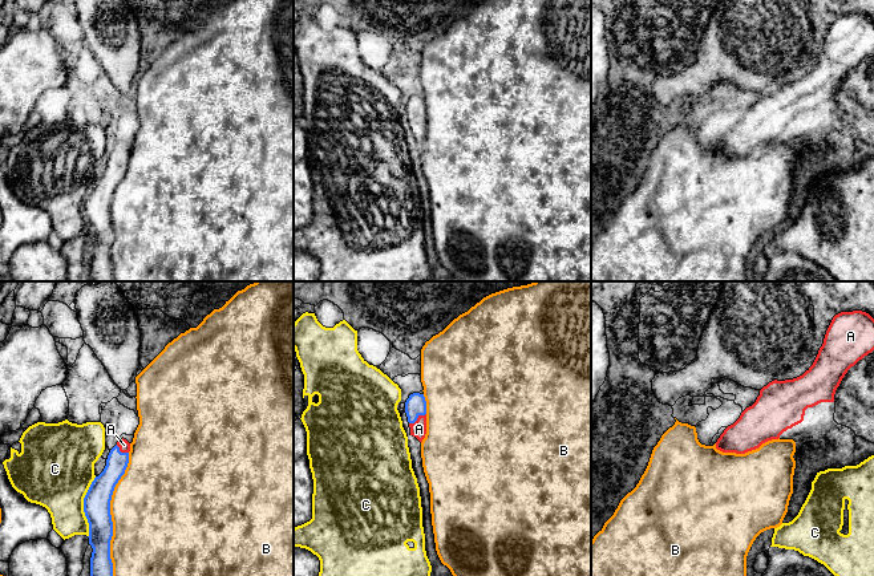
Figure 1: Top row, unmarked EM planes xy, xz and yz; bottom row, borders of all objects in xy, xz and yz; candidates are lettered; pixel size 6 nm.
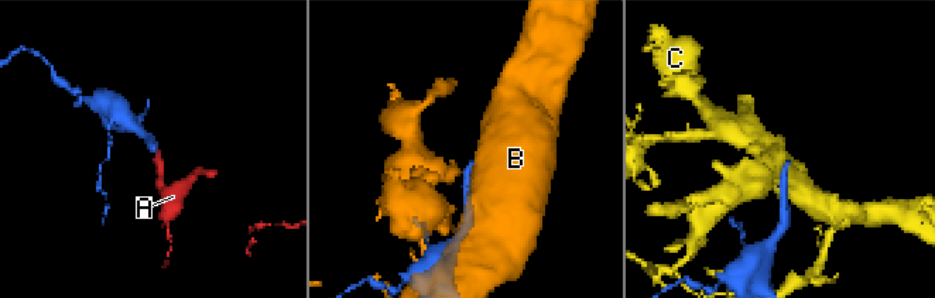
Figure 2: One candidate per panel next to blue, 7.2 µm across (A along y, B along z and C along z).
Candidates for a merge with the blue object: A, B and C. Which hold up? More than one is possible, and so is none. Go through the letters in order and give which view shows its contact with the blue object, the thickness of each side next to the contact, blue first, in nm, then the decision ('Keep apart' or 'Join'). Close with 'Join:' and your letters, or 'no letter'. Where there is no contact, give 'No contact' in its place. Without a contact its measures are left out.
A: Touches blue in xz. Thickness 130 nm (blue) against 100 nm. Join
B: Touches blue in xy. Thickness 160 nm (blue) against 500 nm. Keep apart
C: Touches blue in xy. Thickness 160 nm (blue) against 400 nm. Keep apart
Join: A

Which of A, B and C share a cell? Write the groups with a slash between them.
A / B / C

